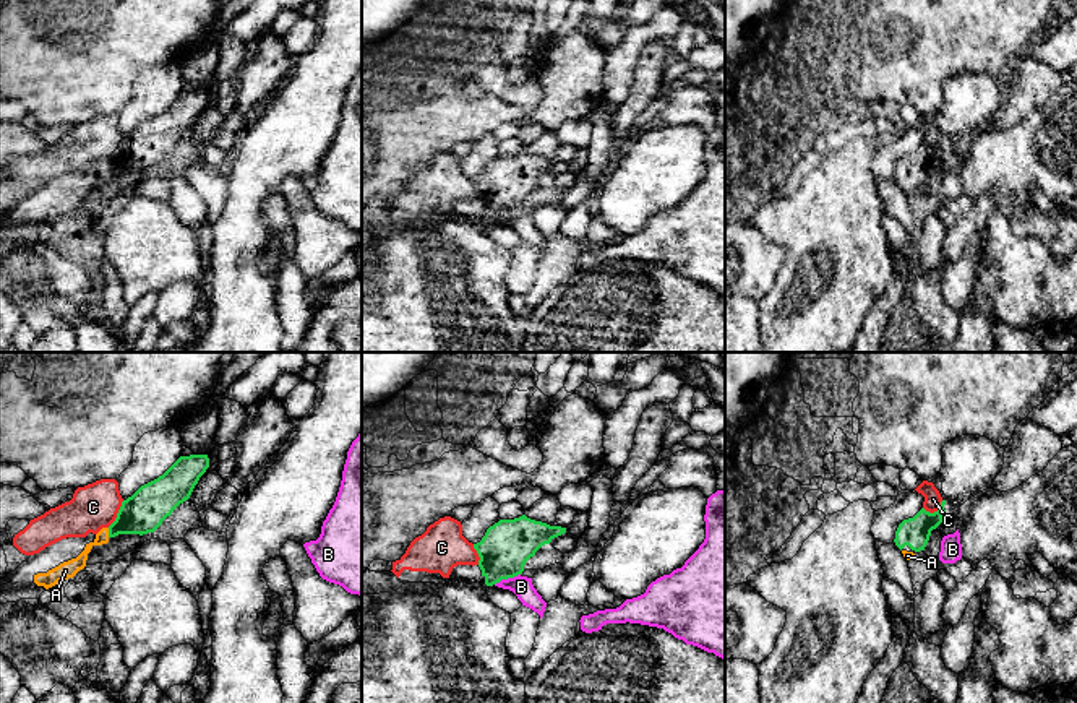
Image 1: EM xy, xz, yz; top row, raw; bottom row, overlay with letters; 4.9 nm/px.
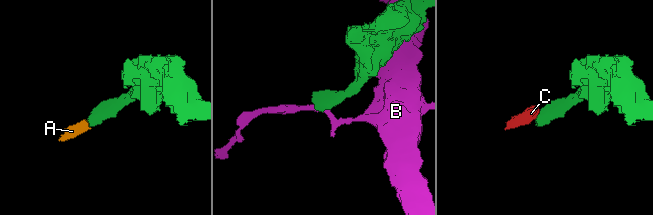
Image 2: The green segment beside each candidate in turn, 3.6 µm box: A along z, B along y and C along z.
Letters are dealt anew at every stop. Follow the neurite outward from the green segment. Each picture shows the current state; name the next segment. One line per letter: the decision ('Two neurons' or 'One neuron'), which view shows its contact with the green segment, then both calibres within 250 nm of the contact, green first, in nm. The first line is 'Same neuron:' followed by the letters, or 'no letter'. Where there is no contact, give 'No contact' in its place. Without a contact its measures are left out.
Same neuron: A
A: One neuron. Touches green in xy. Thickness 200 nm (green) against 80 nm
B: Two neurons. Touches green in xz. Thickness 240 nm (green) against 100 nm
C: Two neurons. Touches green in xy. Thickness 200 nm (green) against 220 nm

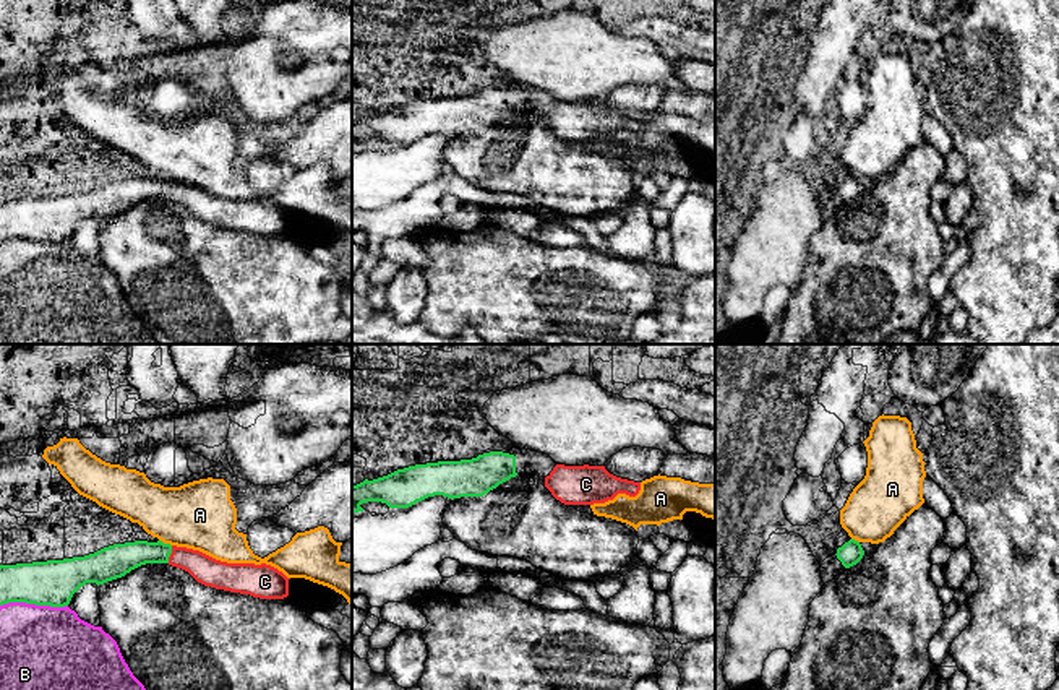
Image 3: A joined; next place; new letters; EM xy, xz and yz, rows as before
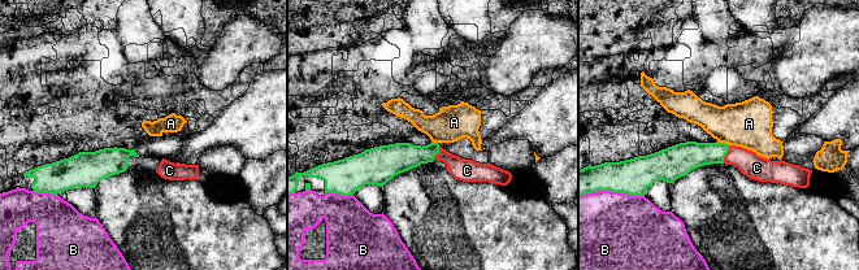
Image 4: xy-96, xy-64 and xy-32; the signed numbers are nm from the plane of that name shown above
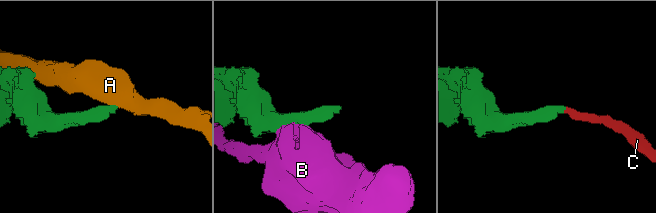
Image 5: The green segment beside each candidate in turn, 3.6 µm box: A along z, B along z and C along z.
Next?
Same neuron: C
A: Two neurons. Touches green in xy. Thickness 160 nm (green) against 340 nm
B: Two neurons. Touches green in xy. Thickness 220 nm (green) against 460 nm
C: One neuron. Touches green in xy. Thickness 150 nm (green) against 140 nm

